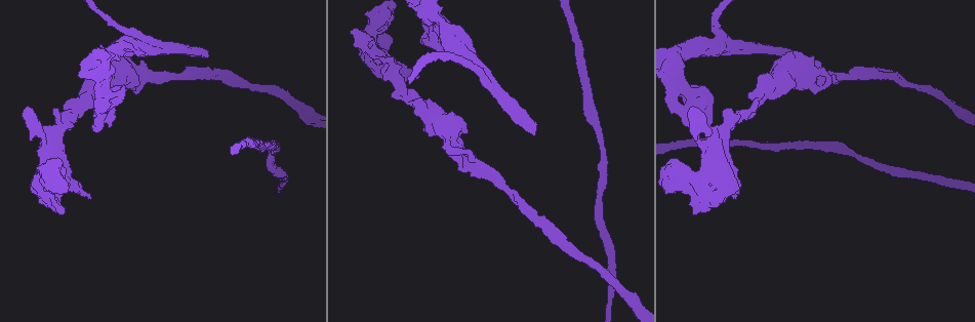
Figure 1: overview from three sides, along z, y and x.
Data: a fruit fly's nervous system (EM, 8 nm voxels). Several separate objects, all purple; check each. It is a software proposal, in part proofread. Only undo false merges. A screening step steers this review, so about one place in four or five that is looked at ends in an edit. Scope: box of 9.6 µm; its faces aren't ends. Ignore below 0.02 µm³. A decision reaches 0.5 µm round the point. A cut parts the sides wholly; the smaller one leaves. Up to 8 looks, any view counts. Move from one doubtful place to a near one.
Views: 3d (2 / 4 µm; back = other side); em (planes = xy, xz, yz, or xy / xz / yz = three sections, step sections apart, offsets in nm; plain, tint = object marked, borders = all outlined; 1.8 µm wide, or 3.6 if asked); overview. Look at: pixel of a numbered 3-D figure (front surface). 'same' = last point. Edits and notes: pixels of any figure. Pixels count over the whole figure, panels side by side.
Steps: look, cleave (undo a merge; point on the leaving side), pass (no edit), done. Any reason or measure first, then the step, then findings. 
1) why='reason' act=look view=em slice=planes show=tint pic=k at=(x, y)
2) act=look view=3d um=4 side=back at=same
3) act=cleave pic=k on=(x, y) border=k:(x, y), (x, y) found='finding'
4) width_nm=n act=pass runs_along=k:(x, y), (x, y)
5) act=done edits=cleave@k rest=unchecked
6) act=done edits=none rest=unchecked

why='touches itself' act=look view=em slice=yz step=8 show=tint pic=1 at=(681, 164)

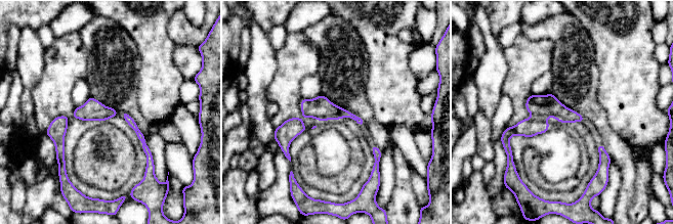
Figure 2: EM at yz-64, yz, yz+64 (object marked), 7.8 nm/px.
why='cut it another way' act=look view=em slice=planes show=tint at=same

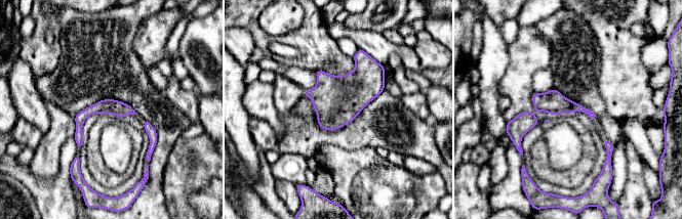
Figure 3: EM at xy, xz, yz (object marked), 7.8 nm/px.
width_nm=120 act=pass runs_along=3:(588, 112), (540, 106), (511, 130) found='continuous, no second neuron'

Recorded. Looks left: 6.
why='sharp bend' act=look view=em um=3.6 slice=xy step=4 show=tint pic=1 at=(807, 68)

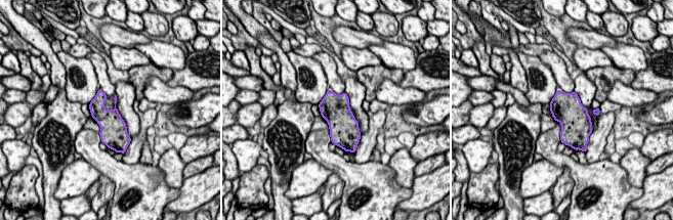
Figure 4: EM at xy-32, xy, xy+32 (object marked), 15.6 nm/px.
width_nm=380 act=pass found='all the same neuron'

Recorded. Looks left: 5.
why='branch point' act=look view=3d um=2 pic=1 at=(134, 43)

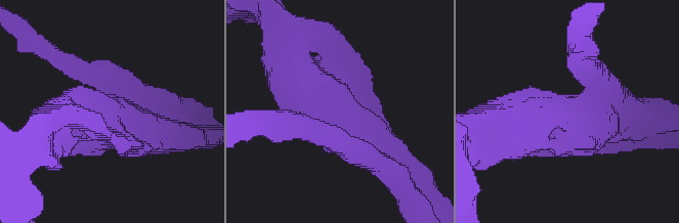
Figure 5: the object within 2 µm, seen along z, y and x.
arms=3 arm_widths_nm=190,240,240 act=look view=em slice=planes show=plain pic=5 at=(105, 118)

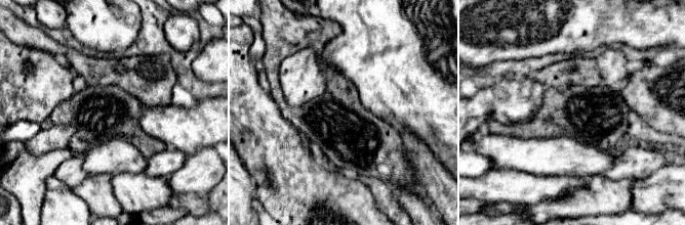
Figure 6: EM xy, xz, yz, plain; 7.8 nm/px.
why='with the object marked' act=look view=em slice=planes show=tint at=same

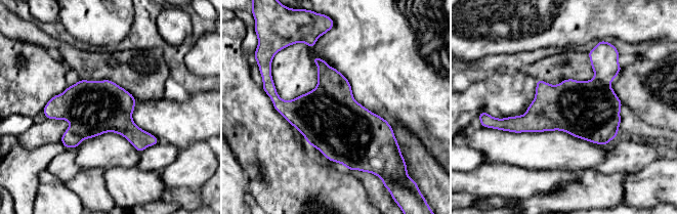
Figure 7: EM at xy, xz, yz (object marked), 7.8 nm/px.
act=cleave pic=7 on=(604, 56) found='two neurons meet here'

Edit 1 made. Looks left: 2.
act=done edits=cleave@7 rest=unchecked

